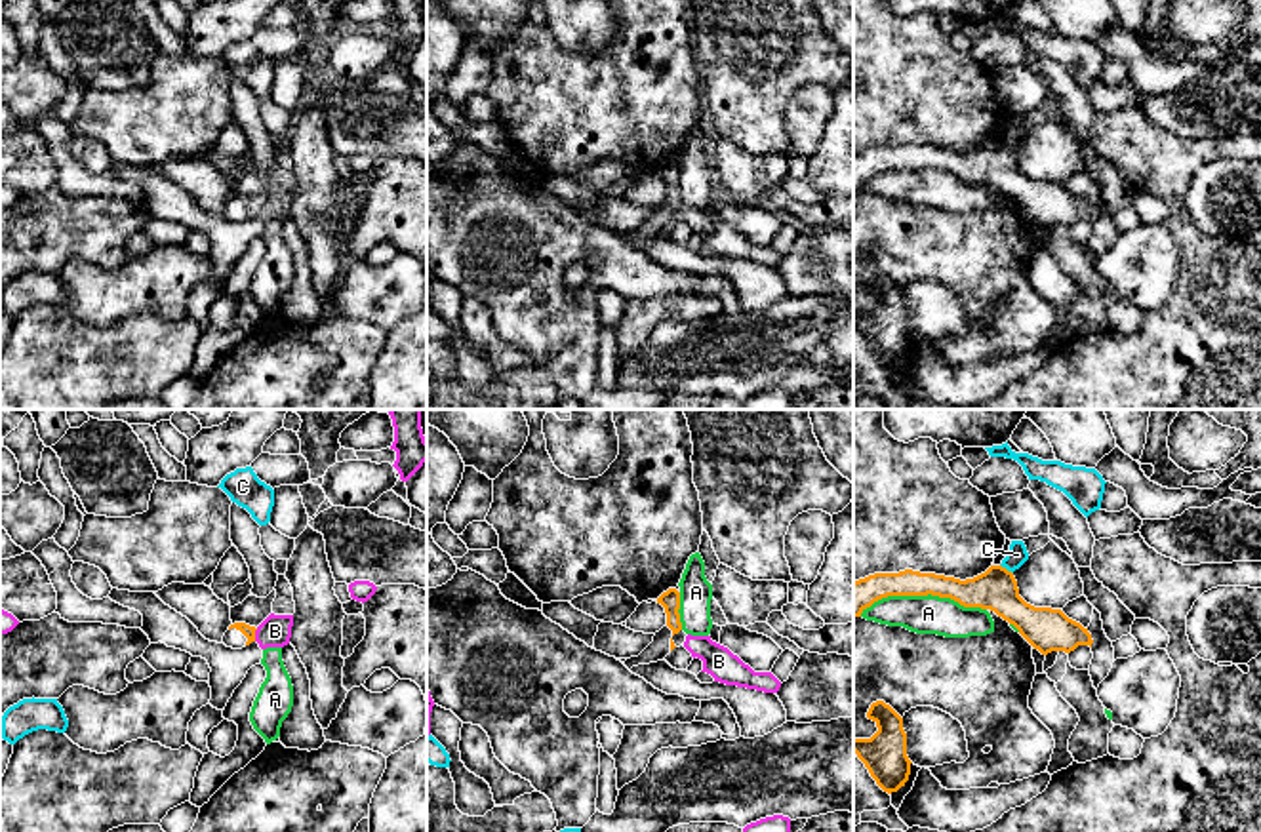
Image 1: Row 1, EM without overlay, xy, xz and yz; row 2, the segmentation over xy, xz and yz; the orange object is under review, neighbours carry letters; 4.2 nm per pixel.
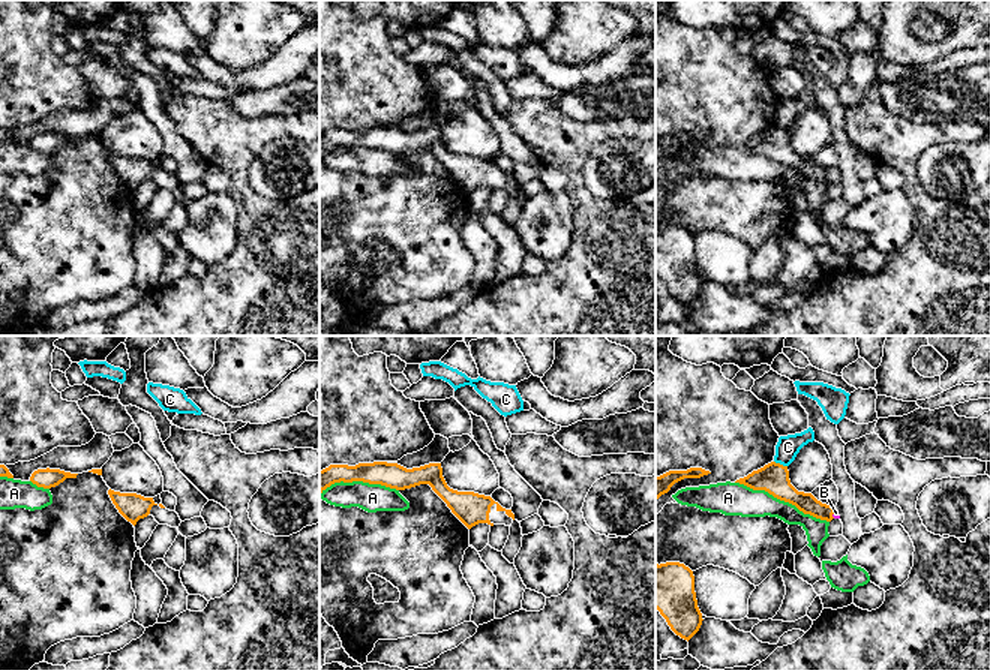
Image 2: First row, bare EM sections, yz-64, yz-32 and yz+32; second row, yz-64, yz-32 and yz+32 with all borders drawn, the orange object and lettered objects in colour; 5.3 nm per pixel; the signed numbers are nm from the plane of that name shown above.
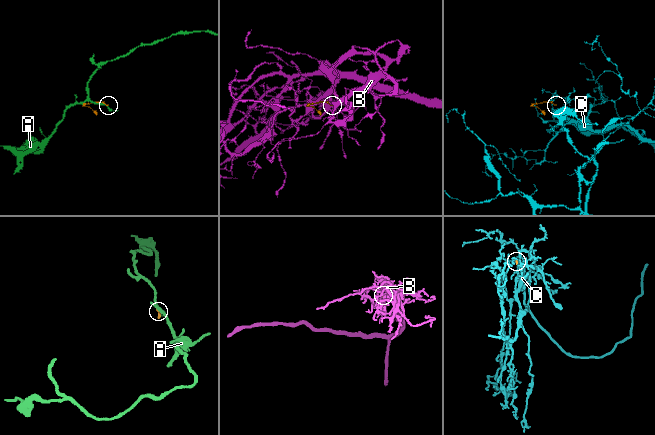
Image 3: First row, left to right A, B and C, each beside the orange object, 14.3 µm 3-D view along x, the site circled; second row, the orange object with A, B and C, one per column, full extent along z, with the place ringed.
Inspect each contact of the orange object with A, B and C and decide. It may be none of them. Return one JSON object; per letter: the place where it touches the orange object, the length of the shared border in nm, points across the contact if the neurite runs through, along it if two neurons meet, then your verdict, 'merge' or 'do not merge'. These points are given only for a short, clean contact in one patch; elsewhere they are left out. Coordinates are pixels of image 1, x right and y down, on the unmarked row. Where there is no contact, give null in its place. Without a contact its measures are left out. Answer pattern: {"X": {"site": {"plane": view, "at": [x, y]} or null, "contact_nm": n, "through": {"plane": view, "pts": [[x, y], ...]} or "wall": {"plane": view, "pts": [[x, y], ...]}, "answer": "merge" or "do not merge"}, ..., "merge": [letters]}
{"A": {"site": {"plane": "yz", "at": [922, 168]}, "contact_nm": 550, "answer": "do not merge"}, "B": {"site": {"plane": "xy", "at": [254, 208]}, "contact_nm": 60, "wall": {"plane": "xy", "pts": [[258, 202], [254, 214]]}, "answer": "do not merge"}, "C": {"site": {"plane": "yz", "at": [1004, 141]}, "contact_nm": 70, "wall": {"plane": "yz", "pts": [[1000, 138], [1012, 147]]}, "answer": "do not merge"}, "merge": []}

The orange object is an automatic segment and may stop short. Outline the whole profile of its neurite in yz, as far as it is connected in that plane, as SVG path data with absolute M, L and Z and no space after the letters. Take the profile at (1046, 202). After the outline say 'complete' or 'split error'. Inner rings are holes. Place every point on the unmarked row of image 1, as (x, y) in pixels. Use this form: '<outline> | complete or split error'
M991 139L973 152L954 152L935 147L905 143L899 147L874 147L853 156L853 190L888 169L939 169L964 181L991 183L1042 228L1071 227L1078 219L1093 217L1091 208L1061 183L1034 181L1019 169L1017 154L1002 139Z | complete

